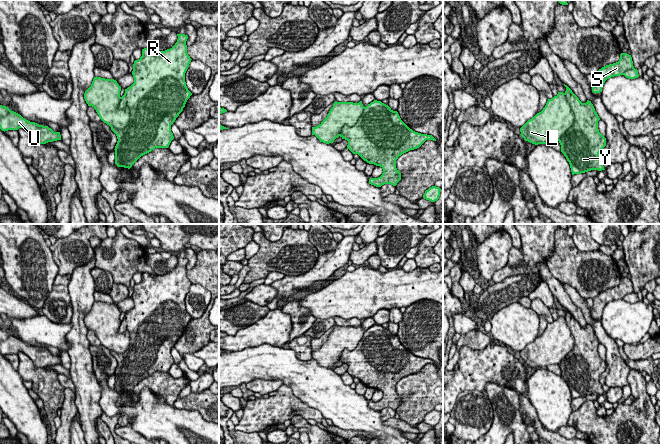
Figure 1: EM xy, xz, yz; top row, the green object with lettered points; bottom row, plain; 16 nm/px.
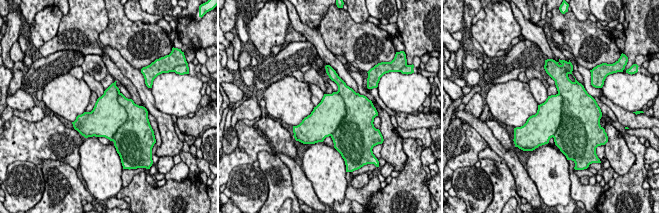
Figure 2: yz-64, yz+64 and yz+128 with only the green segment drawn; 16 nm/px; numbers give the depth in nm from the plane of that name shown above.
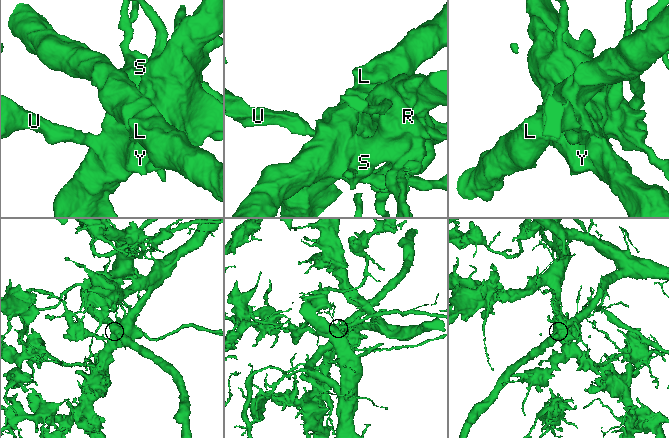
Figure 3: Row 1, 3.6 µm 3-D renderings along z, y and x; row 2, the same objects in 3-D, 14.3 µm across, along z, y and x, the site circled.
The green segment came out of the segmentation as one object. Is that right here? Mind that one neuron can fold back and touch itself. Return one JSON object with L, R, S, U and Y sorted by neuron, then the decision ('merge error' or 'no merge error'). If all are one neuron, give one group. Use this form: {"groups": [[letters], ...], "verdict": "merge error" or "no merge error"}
{"groups": [["L"], ["R", "S", "U", "Y"]], "verdict": "merge error"}

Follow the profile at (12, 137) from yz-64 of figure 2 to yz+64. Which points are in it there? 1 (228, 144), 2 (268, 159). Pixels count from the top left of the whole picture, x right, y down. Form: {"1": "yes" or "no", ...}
{"1": "no", "2": "no"}

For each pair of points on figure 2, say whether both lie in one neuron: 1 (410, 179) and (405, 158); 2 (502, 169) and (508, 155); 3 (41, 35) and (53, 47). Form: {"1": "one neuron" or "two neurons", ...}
{"1": "one neuron", "2": "two neurons", "3": "two neurons"}

